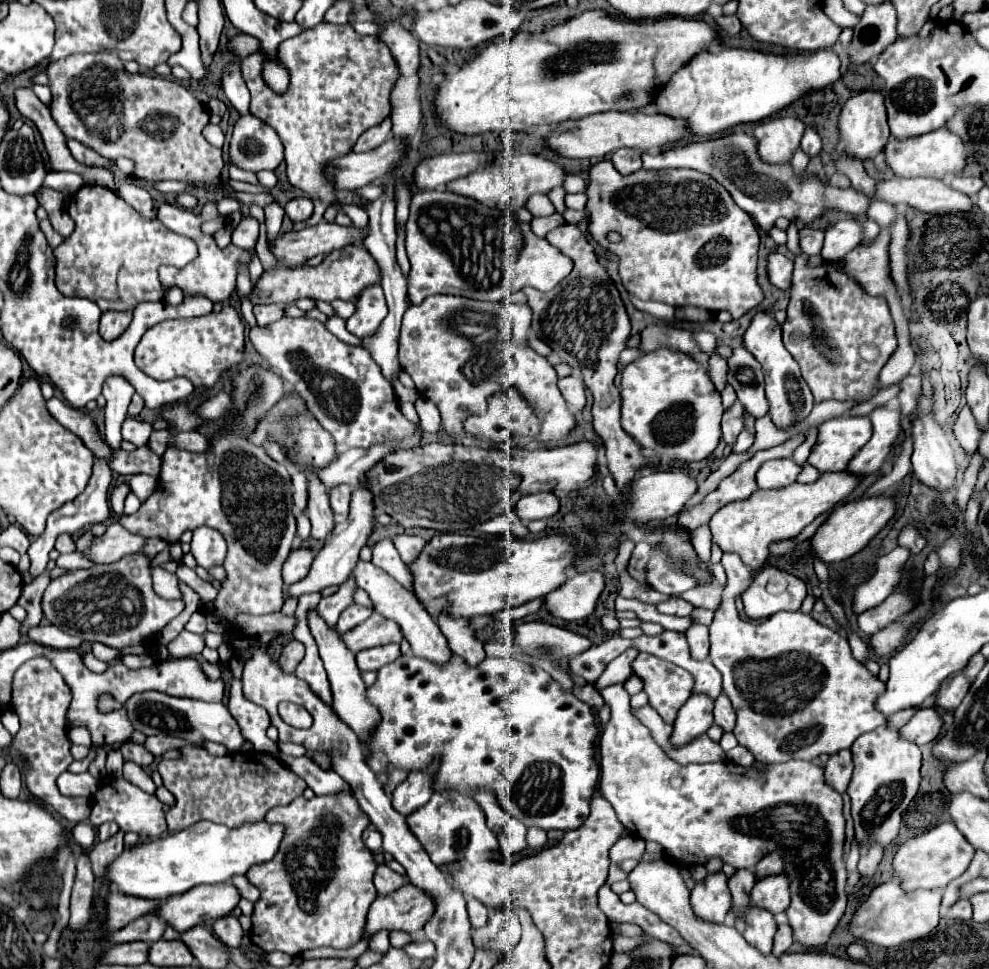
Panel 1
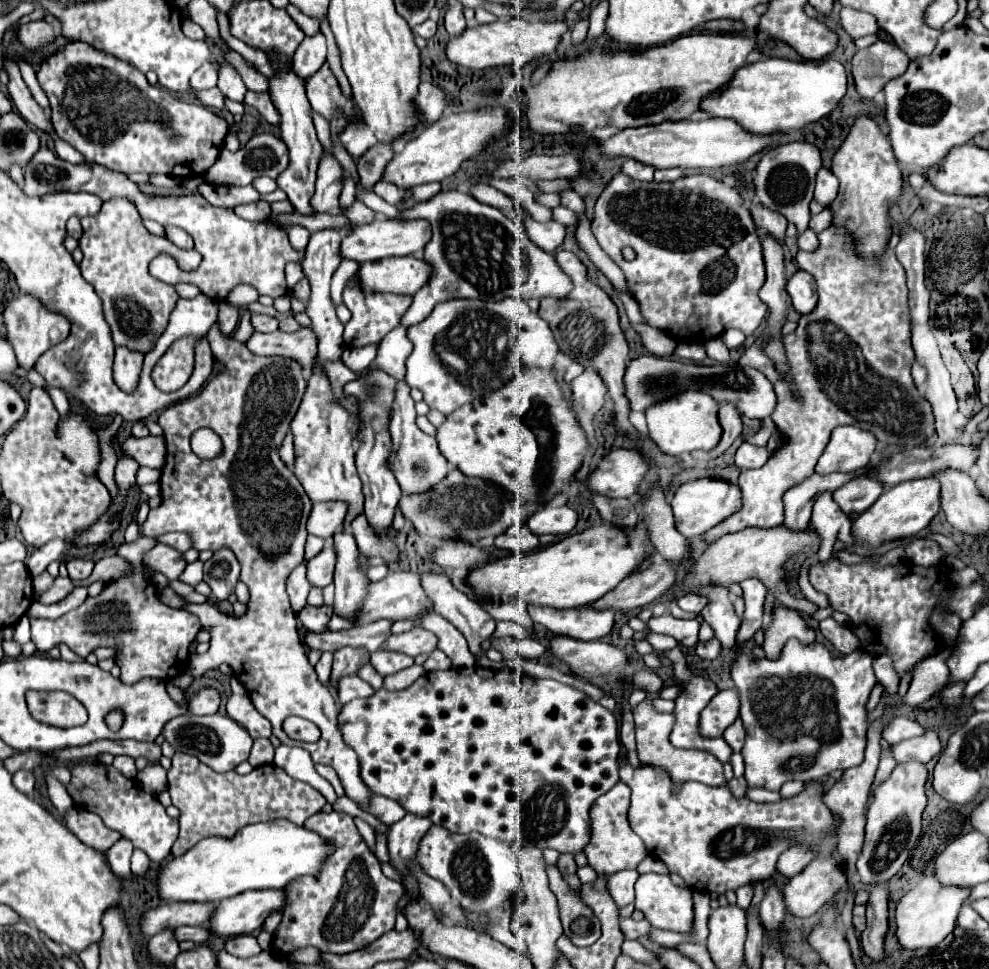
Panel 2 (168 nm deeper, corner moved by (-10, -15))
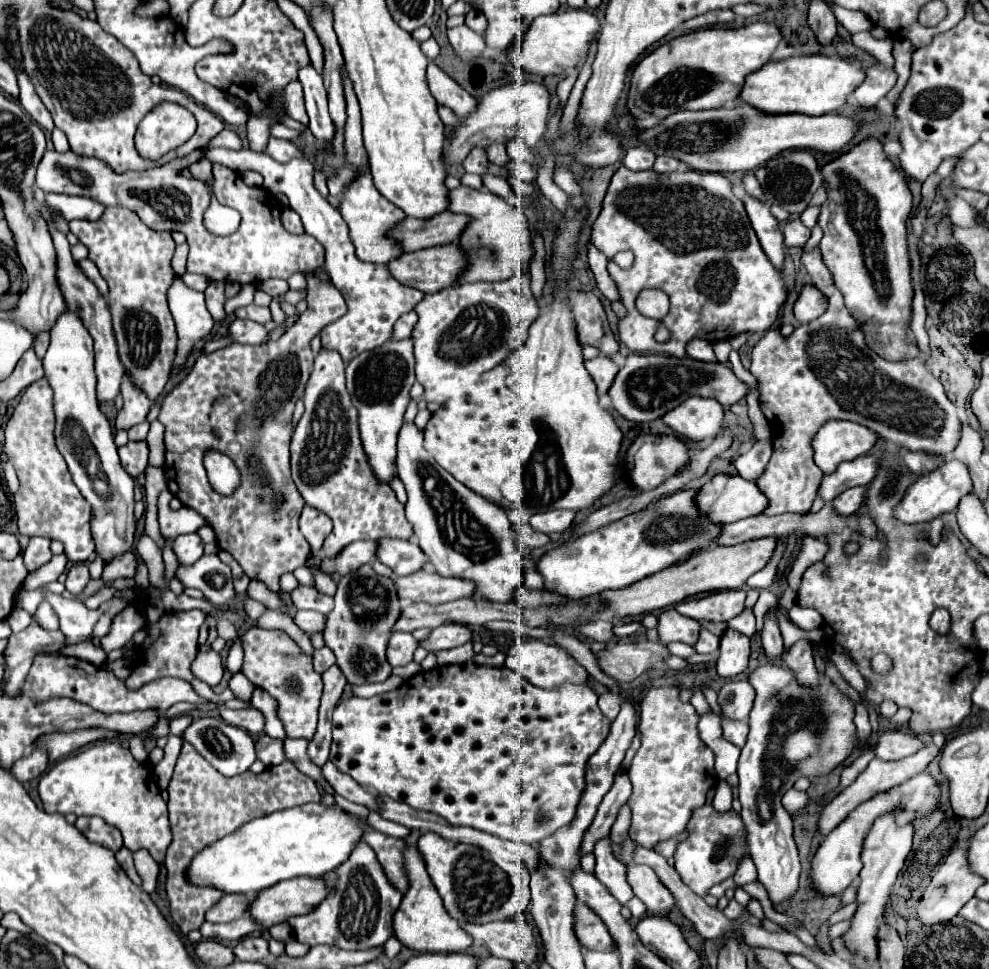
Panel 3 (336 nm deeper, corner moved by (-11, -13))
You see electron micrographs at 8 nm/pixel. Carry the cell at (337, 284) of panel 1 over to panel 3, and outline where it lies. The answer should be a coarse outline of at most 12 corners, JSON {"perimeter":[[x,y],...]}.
{"perimeter":[[456,242],[388,264],[424,294],[454,286],[468,258]]}

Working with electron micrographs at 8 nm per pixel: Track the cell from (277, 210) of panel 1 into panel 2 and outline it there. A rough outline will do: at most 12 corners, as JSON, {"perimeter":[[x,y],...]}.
{"perimeter":[[287,264],[289,290],[303,278],[301,264]]}

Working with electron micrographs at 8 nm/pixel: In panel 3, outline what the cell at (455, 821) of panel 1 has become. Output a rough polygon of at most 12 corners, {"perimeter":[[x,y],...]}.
{"perimeter":[[444,840],[416,848],[458,922],[526,914],[528,866]]}

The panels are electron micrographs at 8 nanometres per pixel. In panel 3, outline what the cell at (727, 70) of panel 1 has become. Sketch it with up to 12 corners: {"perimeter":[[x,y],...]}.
{"perimeter":[[824,54],[770,62],[740,98],[770,114],[830,114],[866,78]]}

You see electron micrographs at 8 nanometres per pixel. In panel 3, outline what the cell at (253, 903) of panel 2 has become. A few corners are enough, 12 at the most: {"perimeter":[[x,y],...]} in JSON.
{"perimeter":[[292,878],[258,894],[250,916],[270,928],[312,912],[322,878]]}

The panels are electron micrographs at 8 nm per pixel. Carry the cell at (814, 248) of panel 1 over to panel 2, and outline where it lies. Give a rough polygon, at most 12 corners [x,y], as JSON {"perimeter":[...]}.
{"perimeter":[[805,230],[799,236],[799,248],[815,252],[819,248],[817,234]]}

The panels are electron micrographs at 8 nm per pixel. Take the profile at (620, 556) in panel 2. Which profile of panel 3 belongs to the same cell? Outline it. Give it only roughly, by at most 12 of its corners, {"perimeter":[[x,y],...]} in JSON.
{"perimeter":[[698,490],[550,550],[544,586],[580,600],[714,548]]}

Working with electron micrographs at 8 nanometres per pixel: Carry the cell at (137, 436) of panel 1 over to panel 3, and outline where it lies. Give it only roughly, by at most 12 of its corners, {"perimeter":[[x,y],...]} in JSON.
{"perimeter":[[146,442],[118,448],[124,470],[136,478],[148,464]]}

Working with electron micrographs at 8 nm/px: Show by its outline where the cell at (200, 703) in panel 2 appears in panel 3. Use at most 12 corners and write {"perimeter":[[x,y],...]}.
{"perimeter":[[190,716],[170,720],[170,734],[182,736],[192,724]]}

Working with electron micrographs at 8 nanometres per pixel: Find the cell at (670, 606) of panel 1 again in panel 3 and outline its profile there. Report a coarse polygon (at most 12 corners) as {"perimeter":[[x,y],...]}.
{"perimeter":[[668,608],[658,616],[662,644],[694,646],[700,624]]}

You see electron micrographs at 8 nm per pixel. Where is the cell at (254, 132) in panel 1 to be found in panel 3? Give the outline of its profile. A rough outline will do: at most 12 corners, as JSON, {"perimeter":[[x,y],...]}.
{"perimeter":[[270,138],[266,154],[276,162],[304,158],[298,146]]}

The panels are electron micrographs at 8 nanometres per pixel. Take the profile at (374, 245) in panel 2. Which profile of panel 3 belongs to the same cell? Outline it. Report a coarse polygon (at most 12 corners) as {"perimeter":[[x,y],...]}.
{"perimeter":[[468,214],[406,218],[394,230],[404,252],[454,242]]}

